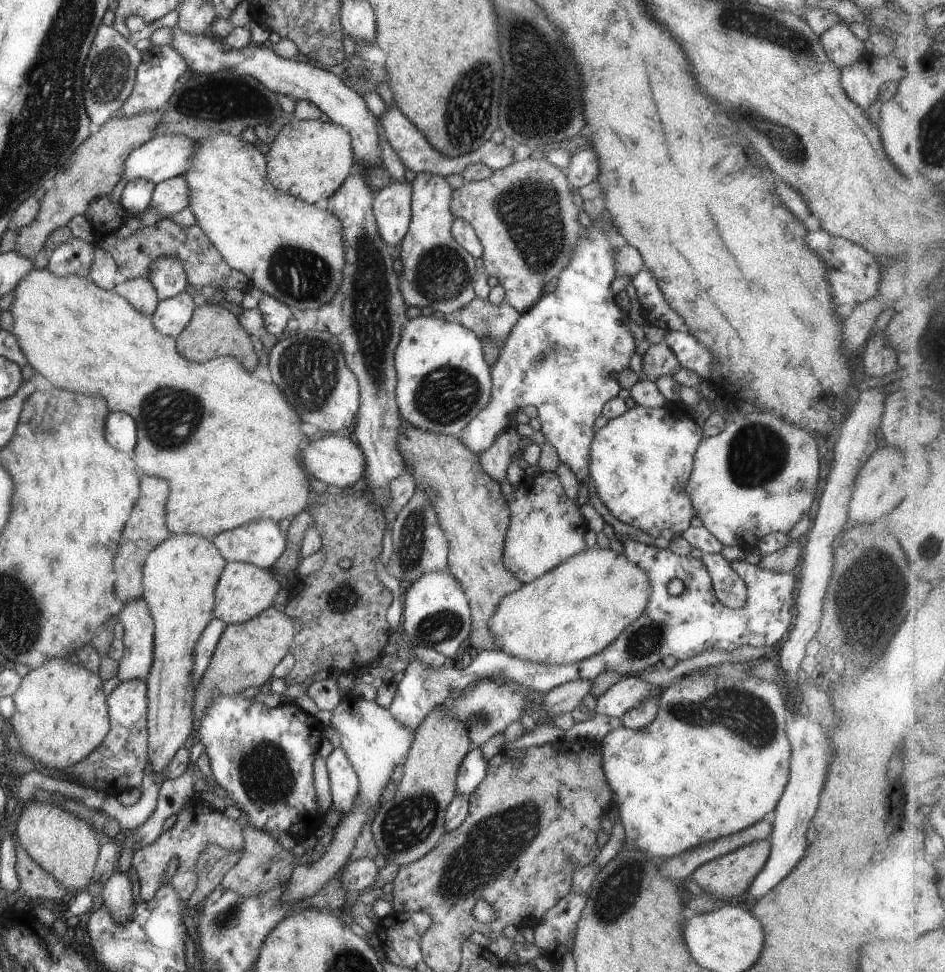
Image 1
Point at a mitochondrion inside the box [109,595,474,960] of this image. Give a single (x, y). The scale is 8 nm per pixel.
(408, 823)

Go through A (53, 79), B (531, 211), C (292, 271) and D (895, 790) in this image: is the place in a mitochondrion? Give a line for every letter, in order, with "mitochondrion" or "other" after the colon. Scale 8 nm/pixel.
A: mitochondrion
B: mitochondrion
C: mitochondrion
D: other

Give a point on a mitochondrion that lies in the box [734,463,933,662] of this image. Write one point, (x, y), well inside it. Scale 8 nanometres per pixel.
(853, 579)

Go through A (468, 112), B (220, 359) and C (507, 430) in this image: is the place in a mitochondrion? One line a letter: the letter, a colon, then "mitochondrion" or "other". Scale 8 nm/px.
A: mitochondrion
B: other
C: other

